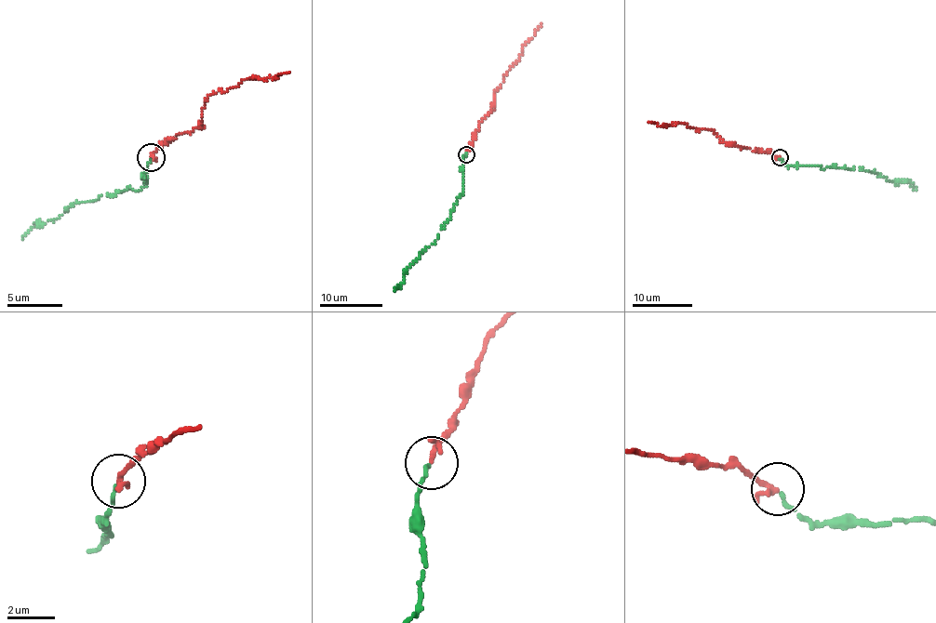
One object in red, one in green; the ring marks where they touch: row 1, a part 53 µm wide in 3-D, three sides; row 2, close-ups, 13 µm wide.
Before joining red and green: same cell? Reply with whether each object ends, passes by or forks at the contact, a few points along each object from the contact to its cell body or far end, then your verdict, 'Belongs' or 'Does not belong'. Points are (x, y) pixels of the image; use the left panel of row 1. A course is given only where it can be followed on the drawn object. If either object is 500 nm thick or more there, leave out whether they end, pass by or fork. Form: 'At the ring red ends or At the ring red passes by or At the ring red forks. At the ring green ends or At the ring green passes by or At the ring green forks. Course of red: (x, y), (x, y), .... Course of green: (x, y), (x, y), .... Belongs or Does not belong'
At the ring red passes by. At the ring green ends. Course of red: (151, 156), (159, 144), (198, 126), (205, 101), (219, 88), (224, 92), (247, 79), (275, 79), (289, 72). Course of green: (151, 159), (144, 184), (136, 192), (130, 189), (71, 204), (43, 224), (36, 220), (22, 240). Belongs

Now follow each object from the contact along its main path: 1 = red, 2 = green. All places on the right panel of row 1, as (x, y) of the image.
1: (780, 157), (768, 152), (725, 144), (715, 134), (702, 128), (697, 130), (683, 124), (661, 125), (648, 123)
2: (780, 158), (790, 166), (863, 168), (896, 182), (910, 180), (915, 189)

